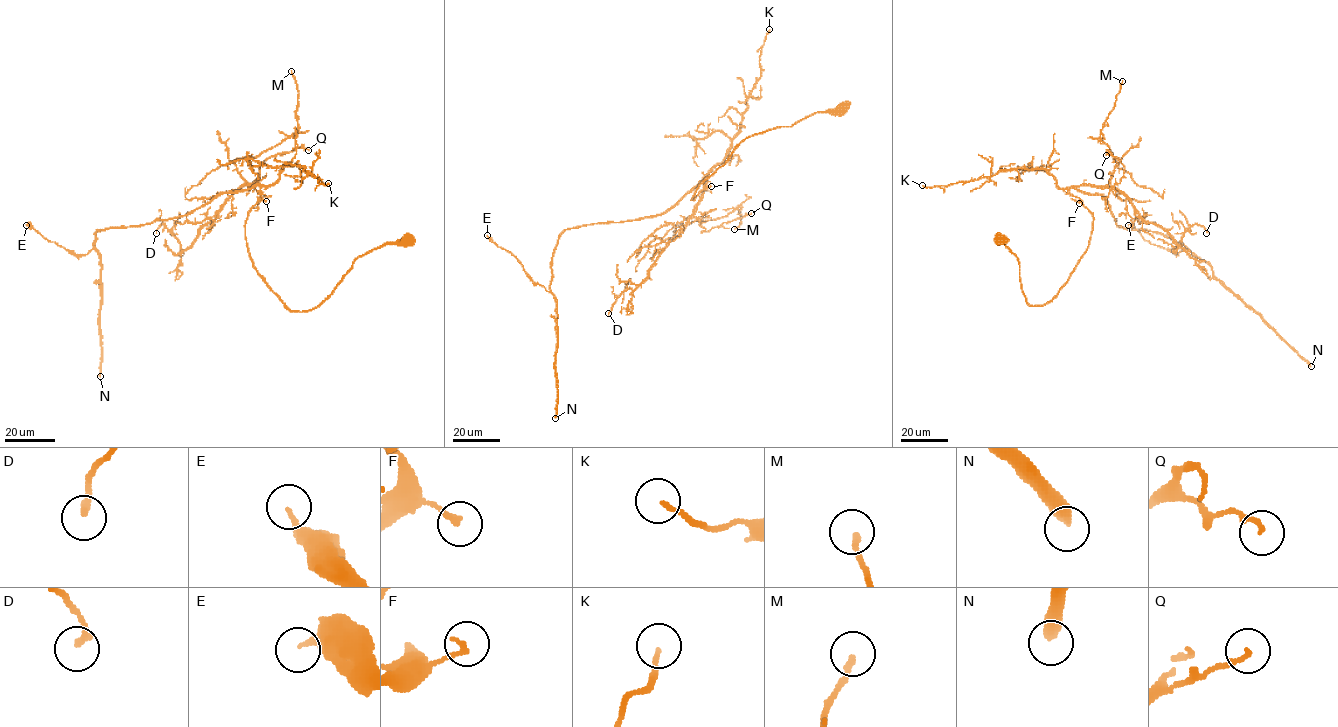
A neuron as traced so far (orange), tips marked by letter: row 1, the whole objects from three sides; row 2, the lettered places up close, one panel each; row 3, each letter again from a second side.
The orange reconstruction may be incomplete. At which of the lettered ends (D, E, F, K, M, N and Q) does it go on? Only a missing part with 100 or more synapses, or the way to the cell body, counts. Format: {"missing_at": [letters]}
{"missing_at": ["N"]}

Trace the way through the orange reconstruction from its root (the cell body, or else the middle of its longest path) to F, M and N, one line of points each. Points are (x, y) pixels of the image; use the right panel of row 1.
F: (1000, 241), (1019, 261), (1026, 301), (1044, 305), (1067, 281), (1088, 245), (1093, 216), (1079, 203)
M: (1000, 241), (1026, 301), (1049, 301), (1092, 229), (1068, 190), (1106, 186), (1117, 163), (1099, 138), (1122, 81)
N: (1000, 241), (1026, 301), (1044, 305), (1092, 229), (1068, 190), (1101, 194), (1118, 226), (1204, 259), (1311, 366)

